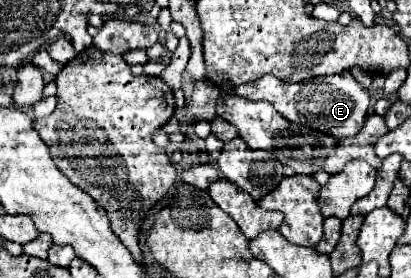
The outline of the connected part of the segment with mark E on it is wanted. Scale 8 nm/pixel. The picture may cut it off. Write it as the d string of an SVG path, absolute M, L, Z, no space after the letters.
M350 72L334 74L334 76L320 76L300 84L284 84L276 76L268 74L258 78L256 82L242 84L234 90L238 96L248 96L250 100L266 100L270 102L286 120L310 126L322 134L334 138L356 136L360 132L370 106L370 96L364 86L360 86Z

